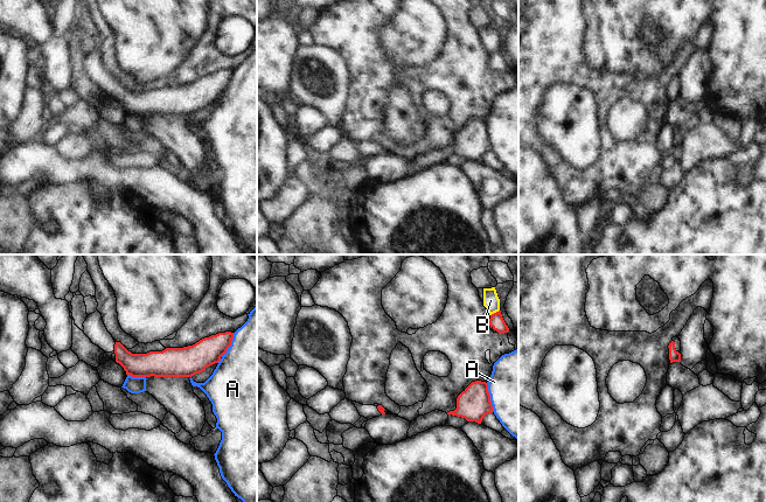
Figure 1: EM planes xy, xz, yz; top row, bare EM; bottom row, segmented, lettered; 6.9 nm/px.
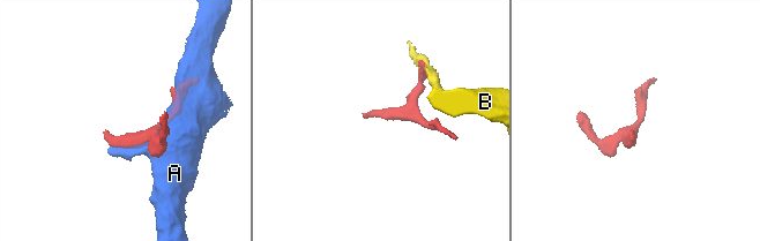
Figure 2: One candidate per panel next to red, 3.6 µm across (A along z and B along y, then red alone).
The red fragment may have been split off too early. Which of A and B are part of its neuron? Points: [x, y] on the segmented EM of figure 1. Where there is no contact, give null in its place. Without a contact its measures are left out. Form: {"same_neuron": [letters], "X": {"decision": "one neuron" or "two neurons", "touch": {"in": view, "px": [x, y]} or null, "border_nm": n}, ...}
{"same_neuron": [], "A": {"decision": "two neurons", "touch": {"in": "xz", "px": [489, 397]}, "border_nm": 220}, "B": {"decision": "two neurons", "touch": {"in": "xz", "px": [494, 313]}, "border_nm": 80}}

